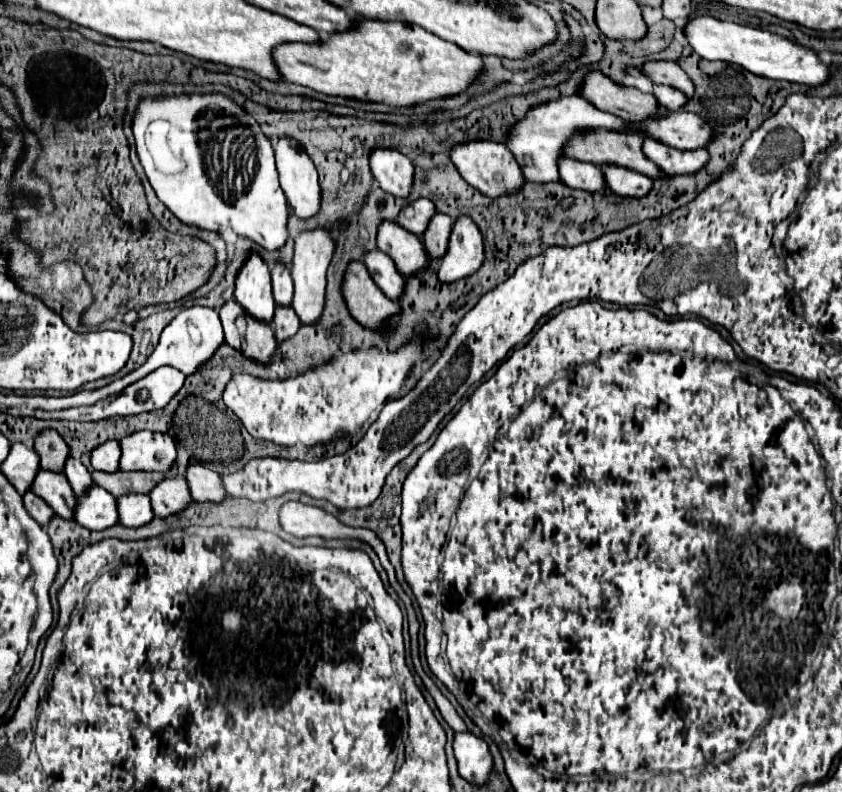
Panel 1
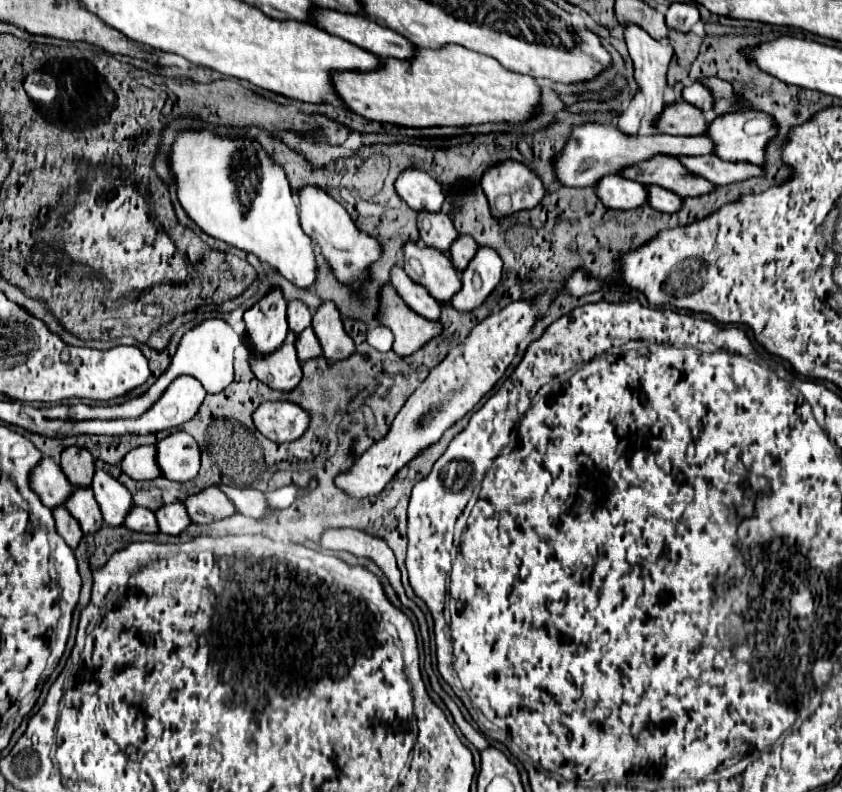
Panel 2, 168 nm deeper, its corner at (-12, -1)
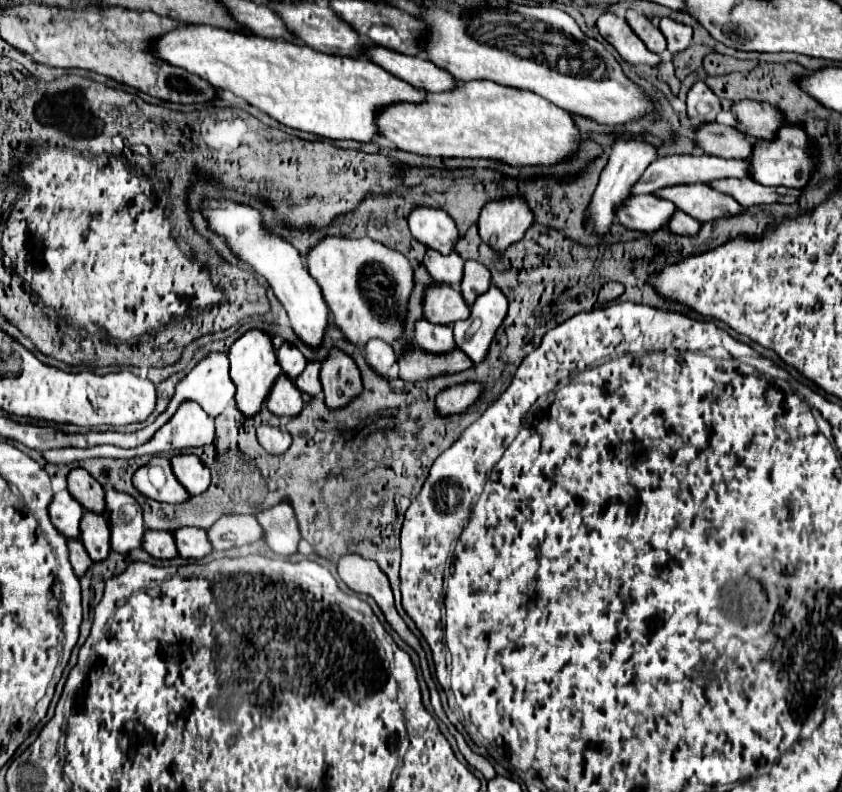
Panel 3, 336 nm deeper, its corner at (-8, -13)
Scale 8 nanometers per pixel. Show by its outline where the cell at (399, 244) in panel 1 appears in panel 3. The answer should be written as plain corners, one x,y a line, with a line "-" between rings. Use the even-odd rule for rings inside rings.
432,285
424,295
424,317
434,325
454,325
470,315
470,307
452,285

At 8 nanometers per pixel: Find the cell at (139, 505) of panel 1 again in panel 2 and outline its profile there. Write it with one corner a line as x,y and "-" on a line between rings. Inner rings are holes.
180,503
164,505
164,507
156,509
154,515
158,521
158,529
168,535
180,535
190,525
188,513
186,513
184,505
180,505

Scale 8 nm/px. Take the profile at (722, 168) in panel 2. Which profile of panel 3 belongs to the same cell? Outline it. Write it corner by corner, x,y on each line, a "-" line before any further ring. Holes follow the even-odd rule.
724,179
710,183
714,189
732,195
740,205
770,205
770,203
784,203
792,205
798,201
802,189
788,189
788,187
766,187
752,179

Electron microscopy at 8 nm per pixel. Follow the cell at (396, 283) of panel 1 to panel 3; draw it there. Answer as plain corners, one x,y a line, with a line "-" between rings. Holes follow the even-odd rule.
426,319
416,323
416,343
420,349
432,355
444,355
456,349
454,337
452,337
452,327
448,325
432,325

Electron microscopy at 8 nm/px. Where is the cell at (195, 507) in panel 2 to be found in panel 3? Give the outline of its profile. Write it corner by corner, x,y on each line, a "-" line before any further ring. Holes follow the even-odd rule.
224,515
212,529
208,529
208,537
216,551
228,551
232,547
242,547
264,539
264,529
254,515

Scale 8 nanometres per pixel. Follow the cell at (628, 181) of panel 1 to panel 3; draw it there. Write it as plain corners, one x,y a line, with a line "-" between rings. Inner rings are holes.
676,213
676,217
672,217
672,221
670,221
670,231
672,233
676,233
676,235
684,235
684,237
694,237
698,231
700,231
700,227
702,227
702,223
700,221
696,221
696,219
692,219
690,215
686,215
686,213

